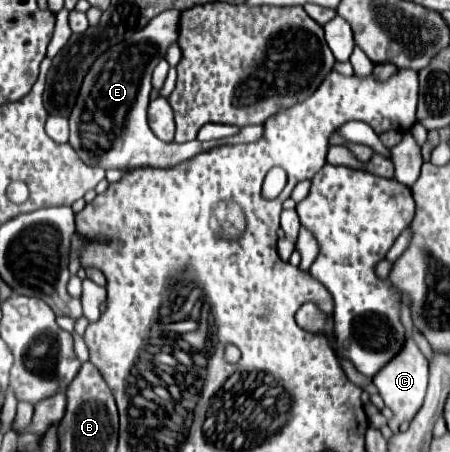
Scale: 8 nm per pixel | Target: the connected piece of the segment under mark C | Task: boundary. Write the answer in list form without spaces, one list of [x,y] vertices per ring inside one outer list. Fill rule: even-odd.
[[[409,337],[409,343],[405,343],[405,351],[401,351],[401,355],[397,355],[397,359],[393,359],[393,363],[389,363],[389,367],[385,367],[385,371],[379,371],[377,391],[383,397],[385,405],[393,411],[393,419],[389,419],[389,427],[393,431],[397,431],[401,423],[413,421],[413,417],[417,415],[417,411],[421,409],[421,405],[425,401],[427,359],[421,353],[421,349],[415,343],[411,343],[411,337]]]

